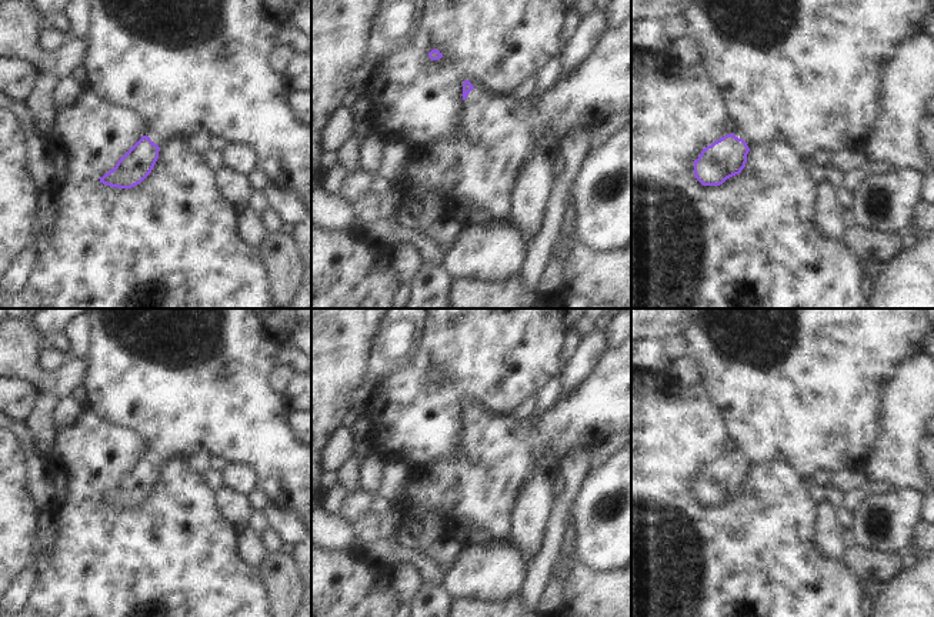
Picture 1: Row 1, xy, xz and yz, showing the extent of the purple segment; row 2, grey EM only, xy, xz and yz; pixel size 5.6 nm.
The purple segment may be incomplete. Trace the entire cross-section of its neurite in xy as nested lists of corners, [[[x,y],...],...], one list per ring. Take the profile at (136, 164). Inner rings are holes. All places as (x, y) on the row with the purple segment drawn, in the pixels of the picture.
[[[89,0],[90,24],[86,40],[86,56],[81,63],[84,86],[113,104],[130,109],[146,121],[146,134],[117,161],[116,167],[100,177],[100,183],[119,189],[131,189],[140,184],[153,170],[160,146],[170,137],[191,137],[199,131],[223,137],[227,144],[243,144],[256,154],[256,169],[267,177],[268,184],[296,193],[311,216],[311,124],[300,121],[287,103],[288,84],[283,74],[274,73],[267,57],[276,47],[276,34],[288,21],[286,0]]]

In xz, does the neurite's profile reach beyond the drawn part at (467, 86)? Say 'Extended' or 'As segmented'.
Extended.

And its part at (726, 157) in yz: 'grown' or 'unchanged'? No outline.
grown

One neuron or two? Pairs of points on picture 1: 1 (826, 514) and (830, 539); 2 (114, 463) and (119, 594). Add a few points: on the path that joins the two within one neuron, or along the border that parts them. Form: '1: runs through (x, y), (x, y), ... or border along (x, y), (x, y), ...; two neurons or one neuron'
1: runs through (826, 520), (829, 533); one neuron
2: runs through (93, 496), (93, 542), (104, 562); one neuron

